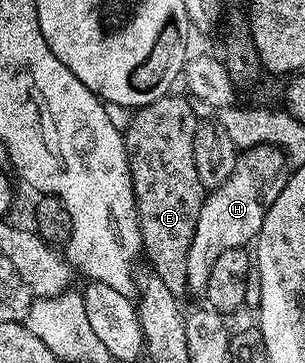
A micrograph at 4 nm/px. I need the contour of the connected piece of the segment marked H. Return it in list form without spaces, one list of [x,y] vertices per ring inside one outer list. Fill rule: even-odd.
[[[275,145],[245,149],[239,154],[230,177],[205,196],[198,227],[194,227],[194,243],[190,243],[190,255],[186,259],[186,279],[191,292],[198,295],[205,292],[210,271],[222,251],[251,246],[259,237],[262,223],[266,223],[266,211],[274,207],[274,199],[278,199],[282,187],[286,187],[289,169],[288,158]]]

